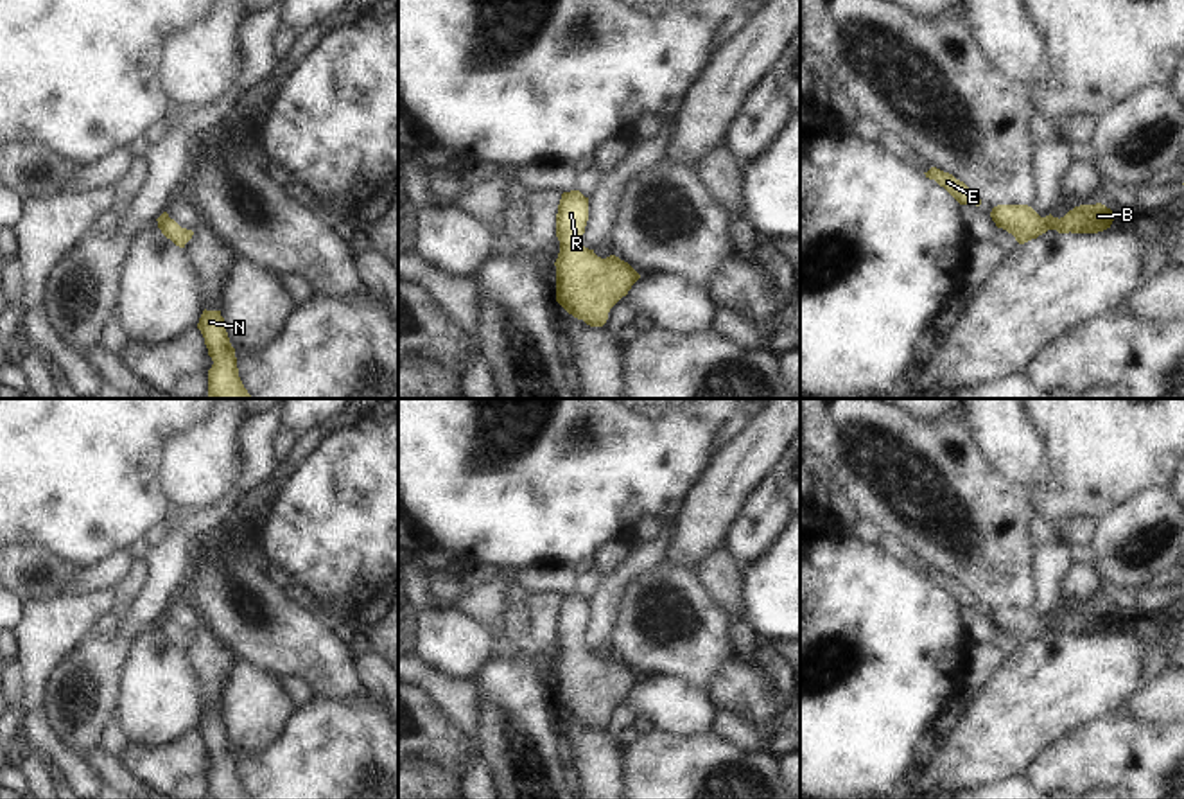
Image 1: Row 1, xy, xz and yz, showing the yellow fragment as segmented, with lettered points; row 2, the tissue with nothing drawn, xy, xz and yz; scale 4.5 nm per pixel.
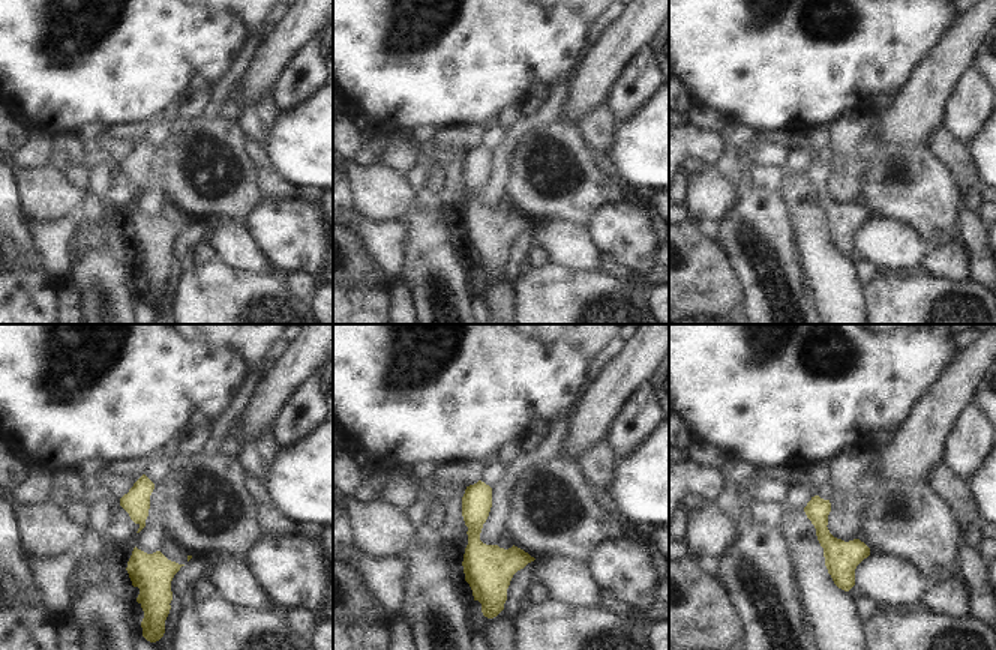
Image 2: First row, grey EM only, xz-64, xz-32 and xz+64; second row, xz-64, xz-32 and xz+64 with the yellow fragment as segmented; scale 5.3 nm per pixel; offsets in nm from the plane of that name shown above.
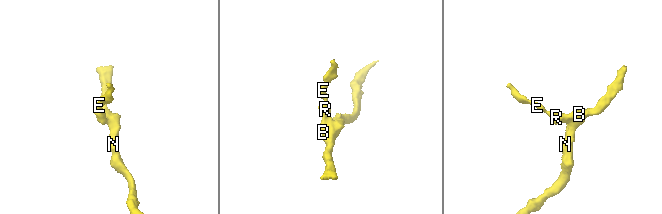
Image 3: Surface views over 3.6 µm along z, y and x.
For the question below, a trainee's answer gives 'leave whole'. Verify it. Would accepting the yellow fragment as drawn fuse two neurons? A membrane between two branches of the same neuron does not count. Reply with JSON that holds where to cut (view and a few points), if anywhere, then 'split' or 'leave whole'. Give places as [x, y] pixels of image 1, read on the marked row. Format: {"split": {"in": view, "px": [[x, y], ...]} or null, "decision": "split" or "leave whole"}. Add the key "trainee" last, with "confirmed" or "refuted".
{"split": null, "decision": "leave whole", "trainee": "confirmed"}

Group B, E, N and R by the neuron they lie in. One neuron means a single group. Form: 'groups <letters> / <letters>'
groups B E N R

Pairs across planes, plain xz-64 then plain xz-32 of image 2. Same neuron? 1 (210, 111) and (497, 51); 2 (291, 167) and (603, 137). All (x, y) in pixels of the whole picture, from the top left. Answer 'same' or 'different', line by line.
1: different
2: different

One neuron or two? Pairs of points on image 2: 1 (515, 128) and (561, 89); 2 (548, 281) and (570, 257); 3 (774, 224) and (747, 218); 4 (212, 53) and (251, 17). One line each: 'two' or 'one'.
1: one
2: two
3: one
4: two

